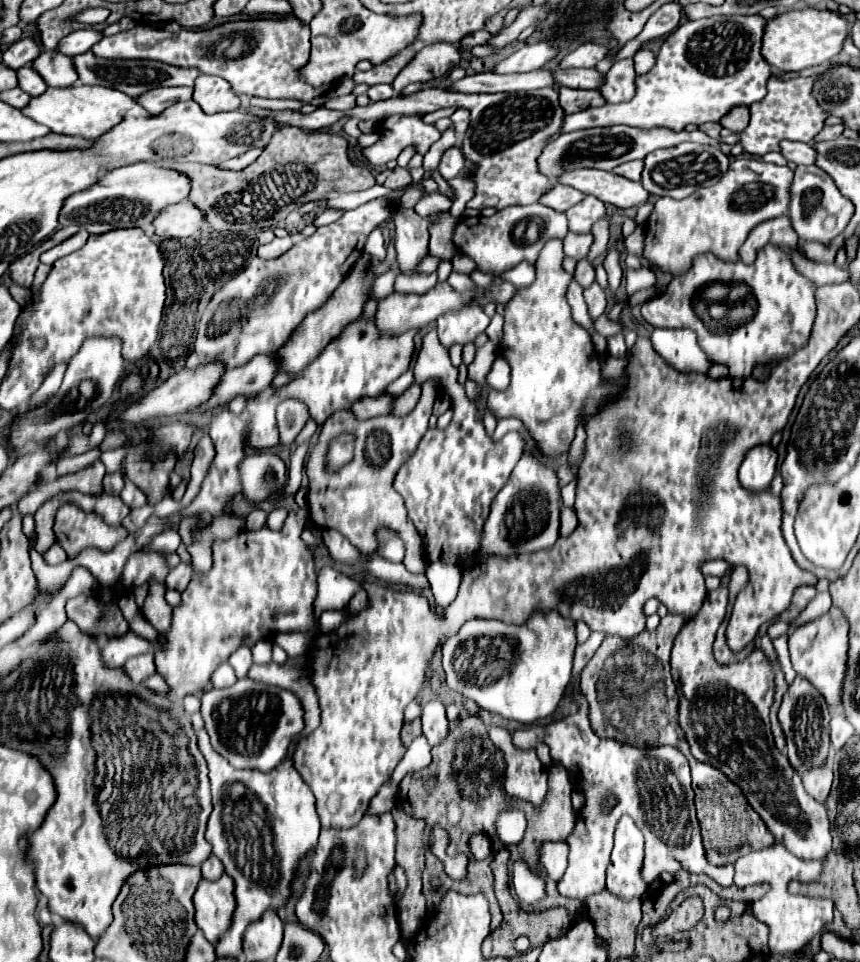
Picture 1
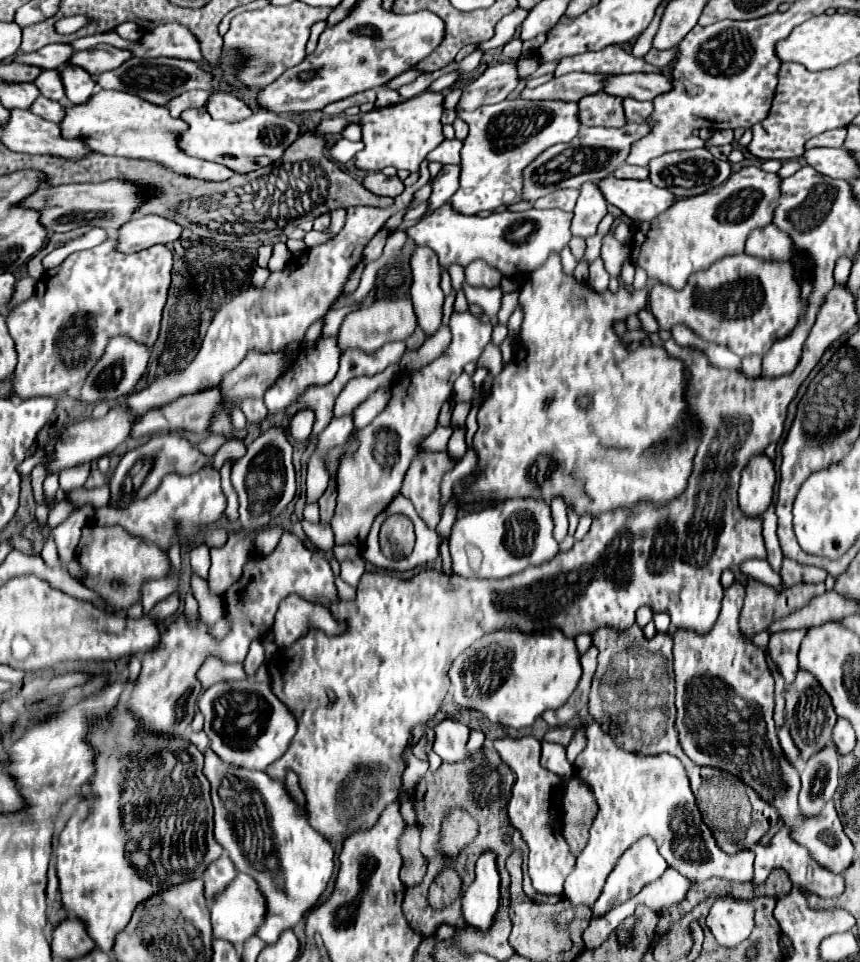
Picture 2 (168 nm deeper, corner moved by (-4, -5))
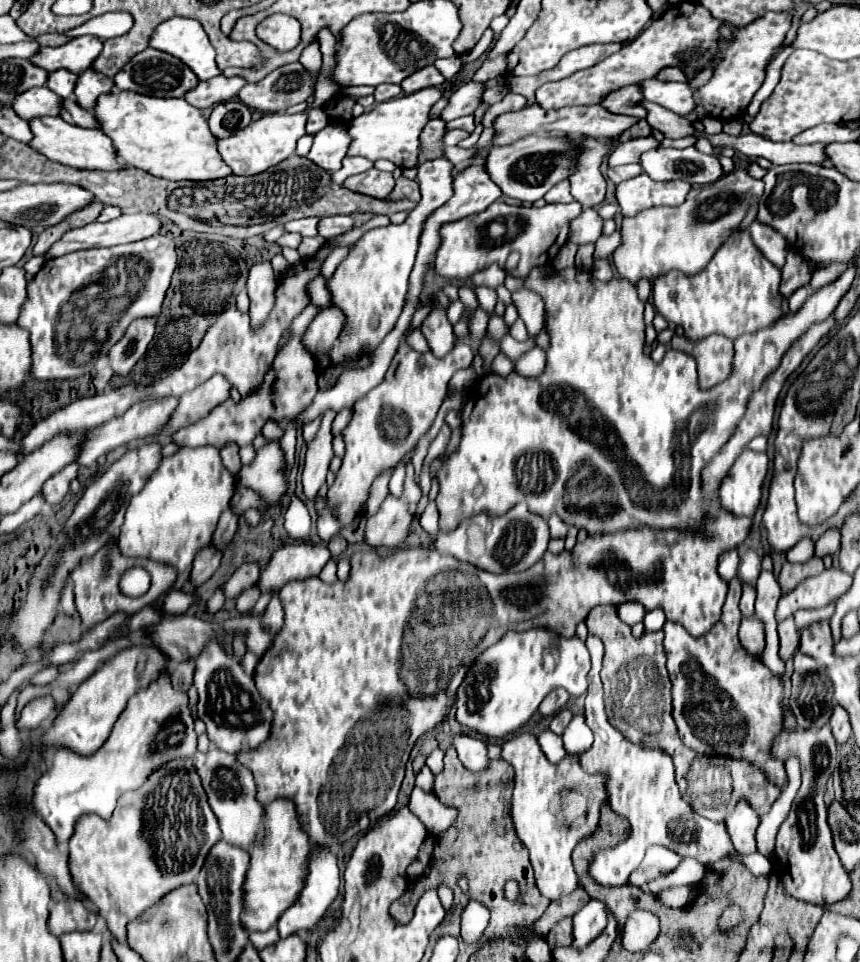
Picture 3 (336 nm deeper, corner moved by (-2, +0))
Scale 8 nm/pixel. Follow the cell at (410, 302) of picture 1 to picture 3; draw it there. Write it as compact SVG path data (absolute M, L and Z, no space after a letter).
M335 307L319 309L315 319L309 323L309 327L303 333L305 349L315 359L319 359L323 353L327 353L335 345L343 325L345 325L345 317L339 309Z

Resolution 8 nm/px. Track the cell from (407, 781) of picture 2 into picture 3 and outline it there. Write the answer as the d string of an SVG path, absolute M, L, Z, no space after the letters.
M427 767L421 769L421 773L417 775L417 781L415 781L417 787L421 787L425 793L433 793L433 775Z

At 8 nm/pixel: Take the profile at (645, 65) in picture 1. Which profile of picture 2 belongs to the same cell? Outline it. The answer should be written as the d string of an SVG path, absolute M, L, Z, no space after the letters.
M637 72L621 74L605 82L605 92L621 98L653 100L655 96L671 90L671 80L661 72Z

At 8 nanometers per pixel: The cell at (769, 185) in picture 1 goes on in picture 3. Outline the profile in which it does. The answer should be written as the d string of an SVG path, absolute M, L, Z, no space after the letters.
M745 169L731 171L729 175L723 175L719 181L707 185L707 187L693 187L691 193L687 195L687 201L679 207L655 207L647 209L643 213L637 213L635 217L625 217L621 225L621 245L613 251L613 265L621 277L637 285L639 279L649 279L653 281L655 277L679 269L687 275L695 275L707 267L719 245L735 231L735 229L745 229L747 227L747 213L755 205L755 215L757 215L757 205L759 197L763 195L763 181L757 181L747 175Z

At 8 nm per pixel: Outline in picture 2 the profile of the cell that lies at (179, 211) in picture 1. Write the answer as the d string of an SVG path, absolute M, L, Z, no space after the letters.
M149 214L145 218L127 222L125 226L121 226L121 230L117 230L117 234L119 234L117 250L131 254L131 252L139 252L149 246L155 246L155 244L175 242L181 238L183 228L177 226L177 222L169 218Z

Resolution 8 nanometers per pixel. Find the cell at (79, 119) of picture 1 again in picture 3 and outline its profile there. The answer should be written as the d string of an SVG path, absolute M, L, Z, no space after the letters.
M131 91L101 95L95 105L95 115L119 153L121 161L131 167L145 169L161 179L209 181L231 175L231 167L215 149L217 137L209 131L205 115L185 99L159 99Z

